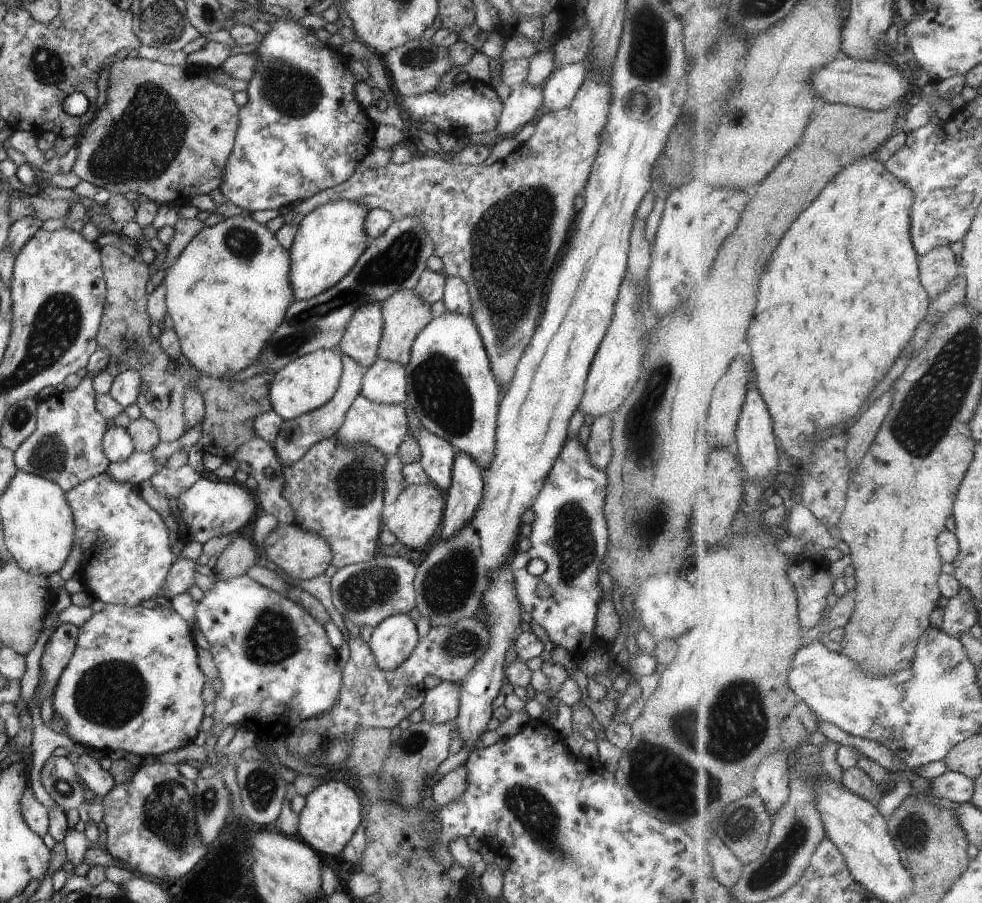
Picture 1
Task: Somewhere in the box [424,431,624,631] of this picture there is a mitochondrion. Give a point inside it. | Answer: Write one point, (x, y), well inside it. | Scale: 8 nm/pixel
(575, 541)

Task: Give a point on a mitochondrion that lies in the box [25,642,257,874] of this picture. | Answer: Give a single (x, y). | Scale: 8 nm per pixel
(111, 693)

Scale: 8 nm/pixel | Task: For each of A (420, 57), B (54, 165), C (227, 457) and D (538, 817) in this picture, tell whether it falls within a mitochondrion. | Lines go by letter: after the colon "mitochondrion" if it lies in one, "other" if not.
A: mitochondrion
B: other
C: other
D: mitochondrion

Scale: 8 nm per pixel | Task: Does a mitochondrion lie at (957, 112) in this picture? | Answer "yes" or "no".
no

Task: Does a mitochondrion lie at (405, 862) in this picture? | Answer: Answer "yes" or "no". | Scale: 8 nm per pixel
yes

